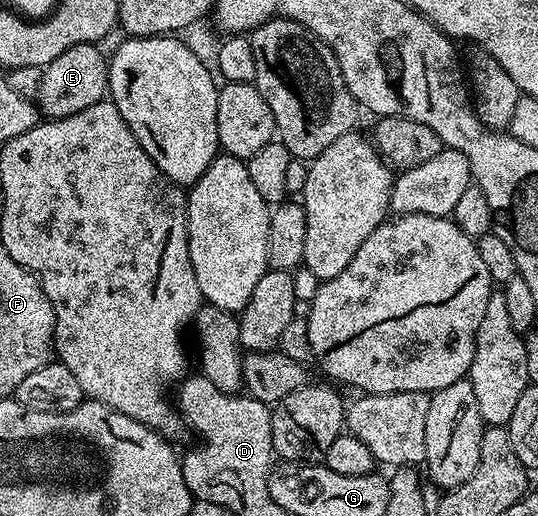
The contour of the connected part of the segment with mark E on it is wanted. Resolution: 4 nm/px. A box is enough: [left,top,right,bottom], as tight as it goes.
[37,43,108,118]

